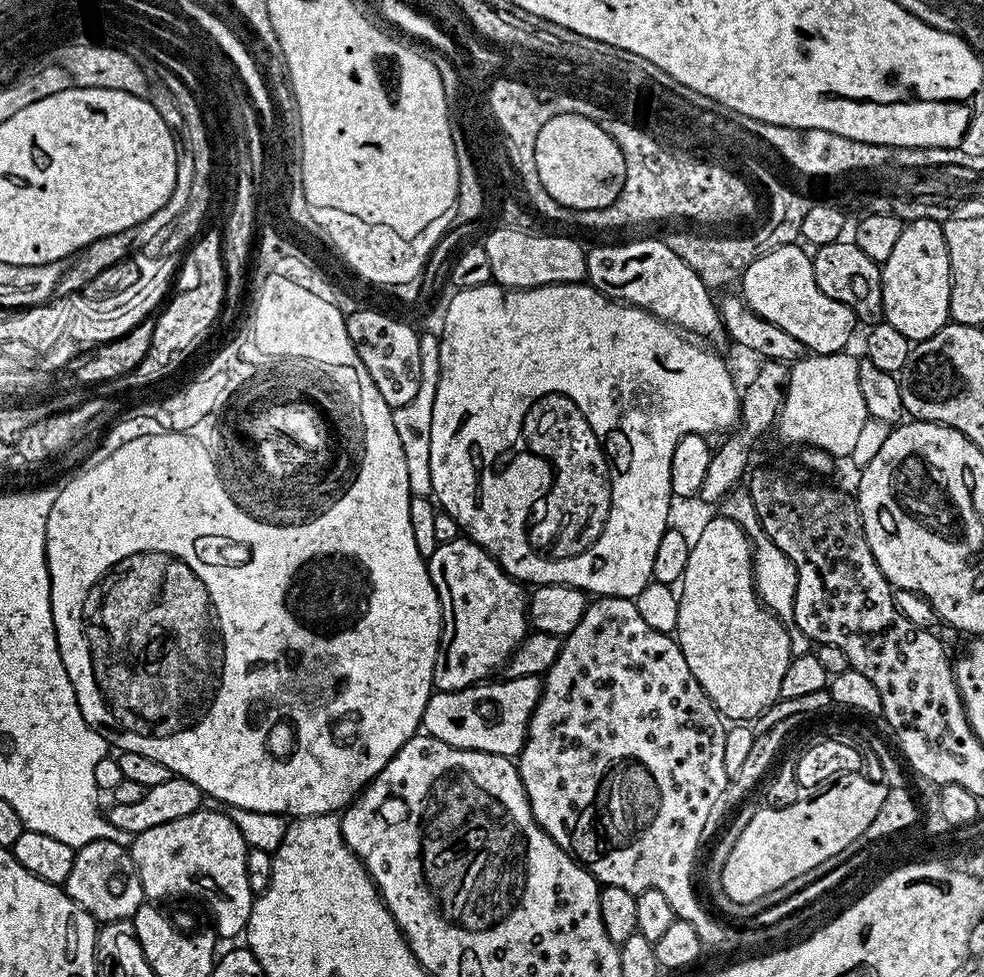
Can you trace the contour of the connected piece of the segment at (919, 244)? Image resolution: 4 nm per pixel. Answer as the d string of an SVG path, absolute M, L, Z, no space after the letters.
M909 220L894 245L890 258L882 265L884 320L894 330L906 334L910 342L925 340L949 323L948 307L952 293L952 271L943 223Z

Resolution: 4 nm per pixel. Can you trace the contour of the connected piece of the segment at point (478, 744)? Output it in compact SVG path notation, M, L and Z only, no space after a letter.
M537 676L497 680L497 684L479 682L453 692L433 691L426 702L423 731L438 738L438 742L446 742L446 746L509 758L519 757L528 739L528 723L532 711L540 701L542 682Z

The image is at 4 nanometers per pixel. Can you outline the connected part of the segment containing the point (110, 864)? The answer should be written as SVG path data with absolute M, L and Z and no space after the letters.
M109 840L90 842L76 849L66 891L68 897L97 922L131 921L146 900L131 851L125 845Z

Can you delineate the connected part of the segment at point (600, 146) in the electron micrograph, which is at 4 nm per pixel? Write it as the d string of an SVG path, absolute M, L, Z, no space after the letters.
M578 114L555 116L538 130L534 162L538 166L538 178L542 186L546 186L546 194L564 208L574 210L598 210L610 206L610 202L618 198L624 181L629 179L618 142L614 142L600 124Z

